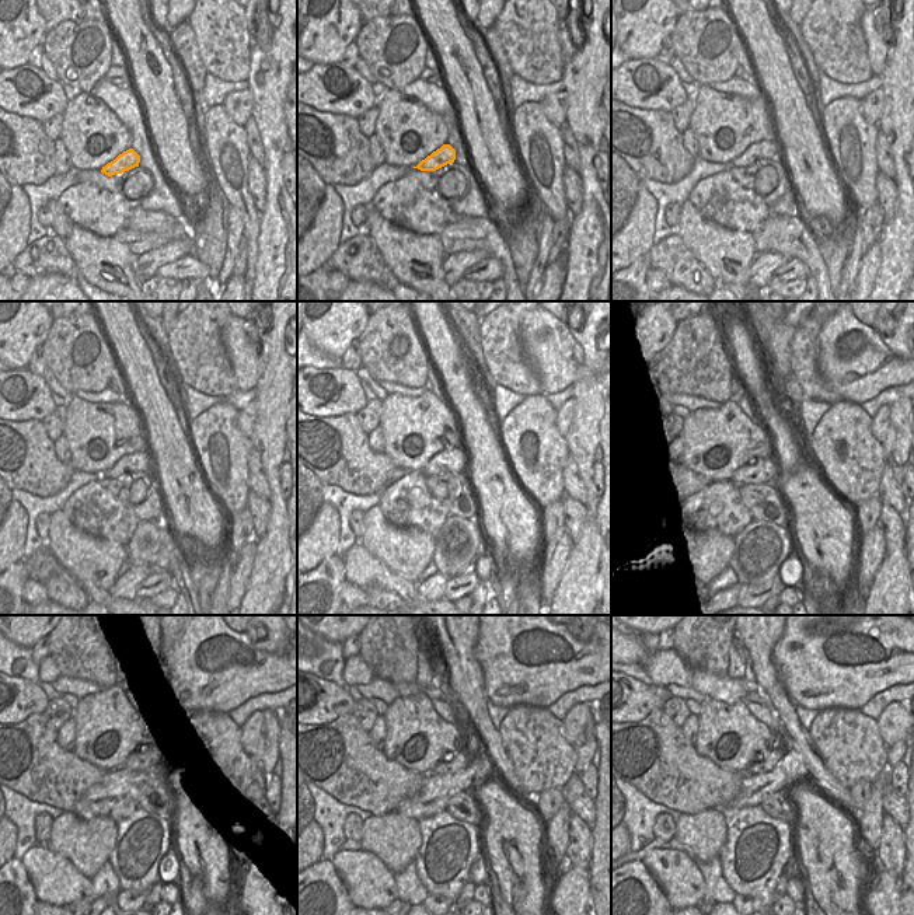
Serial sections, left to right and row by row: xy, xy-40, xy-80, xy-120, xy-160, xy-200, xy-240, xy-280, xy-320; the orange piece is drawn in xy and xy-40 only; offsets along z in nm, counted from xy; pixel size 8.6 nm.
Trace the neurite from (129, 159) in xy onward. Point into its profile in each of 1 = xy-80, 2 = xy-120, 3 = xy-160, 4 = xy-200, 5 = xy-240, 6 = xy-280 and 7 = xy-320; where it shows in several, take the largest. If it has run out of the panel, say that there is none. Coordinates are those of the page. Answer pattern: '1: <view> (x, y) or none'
1: xy-80 (764, 150)
2: xy-120 (138, 463)
3: xy-160 (454, 461)
4: xy-200 (770, 464)
5: xy-240 (136, 762)
6: xy-280 (459, 760)
7: xy-320 (763, 764)

